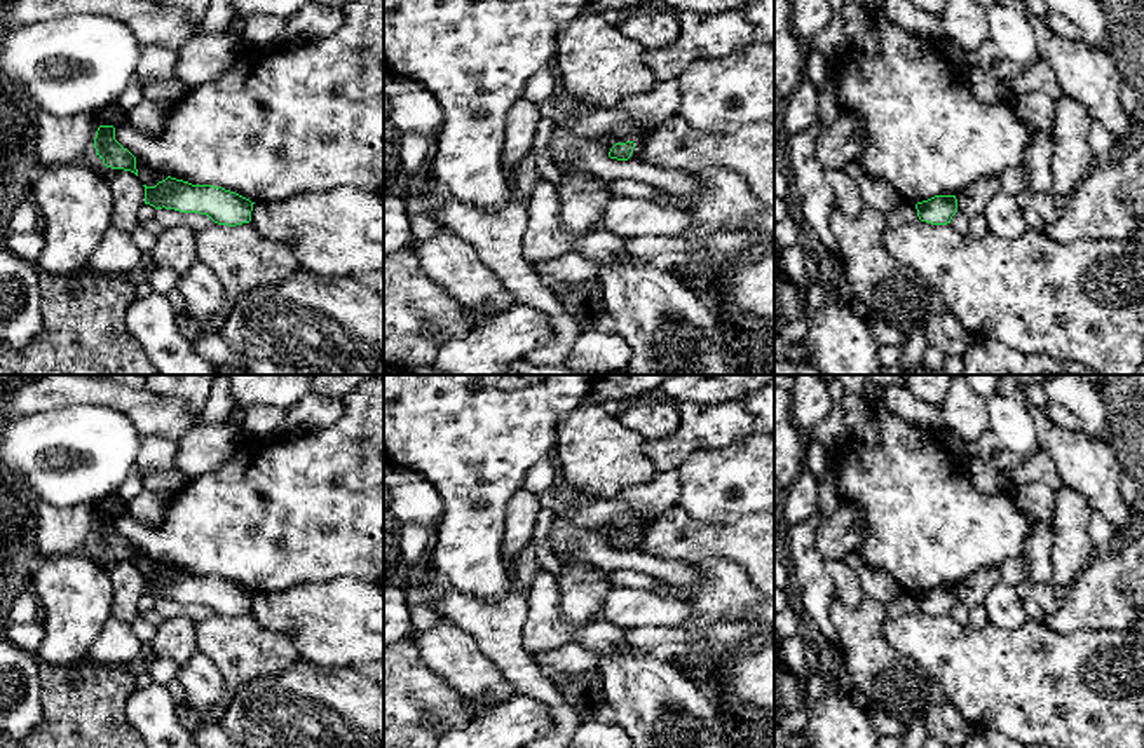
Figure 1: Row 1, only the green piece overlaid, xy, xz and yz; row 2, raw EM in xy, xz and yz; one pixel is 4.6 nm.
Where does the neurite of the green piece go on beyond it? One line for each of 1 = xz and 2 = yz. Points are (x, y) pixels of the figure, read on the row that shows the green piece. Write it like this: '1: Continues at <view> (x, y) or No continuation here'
1: No continuation here
2: No continuation here

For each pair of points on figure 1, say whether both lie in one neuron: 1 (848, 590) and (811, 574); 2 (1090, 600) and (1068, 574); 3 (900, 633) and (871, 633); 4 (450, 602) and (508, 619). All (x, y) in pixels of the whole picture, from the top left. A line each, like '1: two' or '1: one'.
1: two
2: two
3: two
4: one

